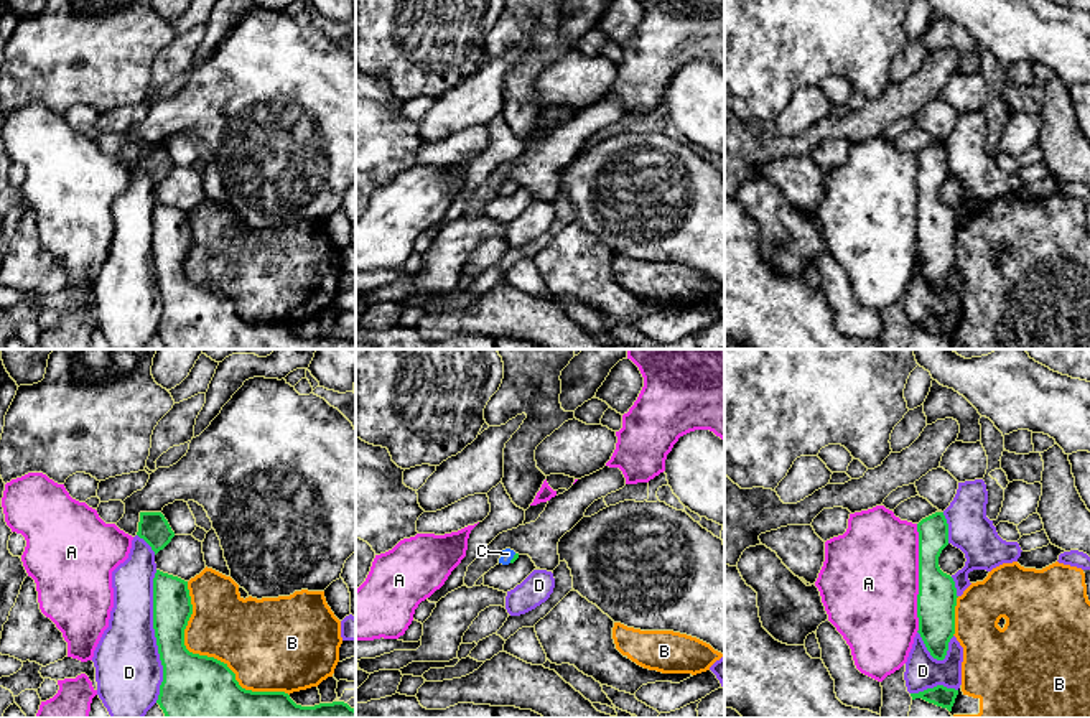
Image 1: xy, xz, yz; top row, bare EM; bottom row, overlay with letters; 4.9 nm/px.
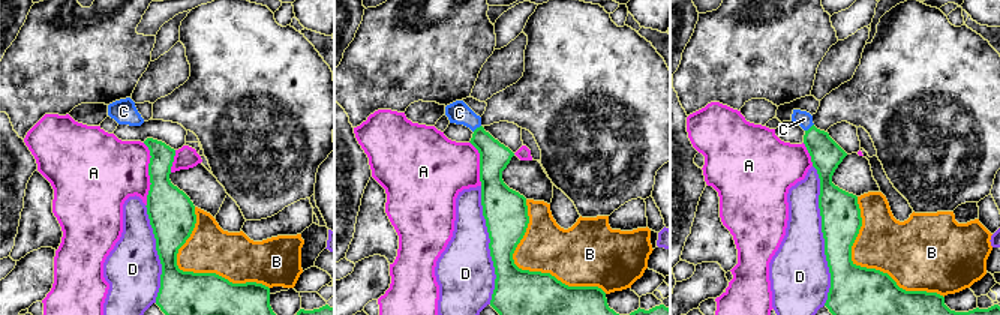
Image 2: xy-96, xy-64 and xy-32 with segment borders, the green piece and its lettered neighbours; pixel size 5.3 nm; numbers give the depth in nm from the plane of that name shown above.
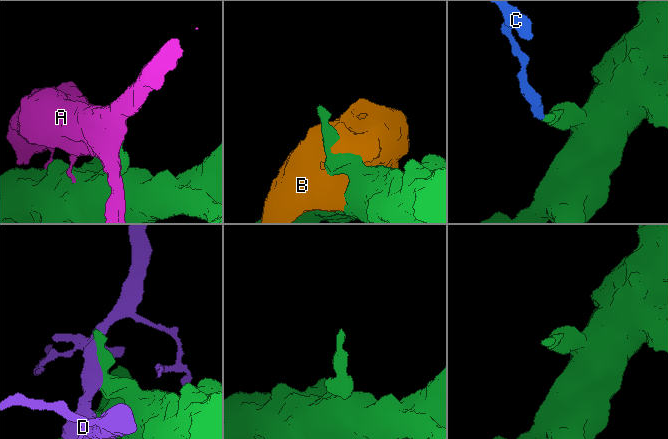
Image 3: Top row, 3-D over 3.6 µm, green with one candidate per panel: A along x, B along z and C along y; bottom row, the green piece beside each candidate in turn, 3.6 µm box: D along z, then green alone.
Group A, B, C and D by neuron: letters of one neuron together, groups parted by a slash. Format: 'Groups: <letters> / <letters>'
Groups: A / B / C / D

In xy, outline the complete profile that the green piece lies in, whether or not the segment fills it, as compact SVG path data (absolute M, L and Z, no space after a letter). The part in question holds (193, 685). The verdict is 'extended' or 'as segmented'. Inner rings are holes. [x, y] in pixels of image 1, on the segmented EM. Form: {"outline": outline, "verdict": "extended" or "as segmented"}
{"outline": "M156 570L153 578L153 629L163 665L163 682L156 703L166 718L356 718L356 710L344 702L301 706L285 692L242 688L227 664L186 649L184 629L191 614L188 581Z", "verdict": "as segmented"}

